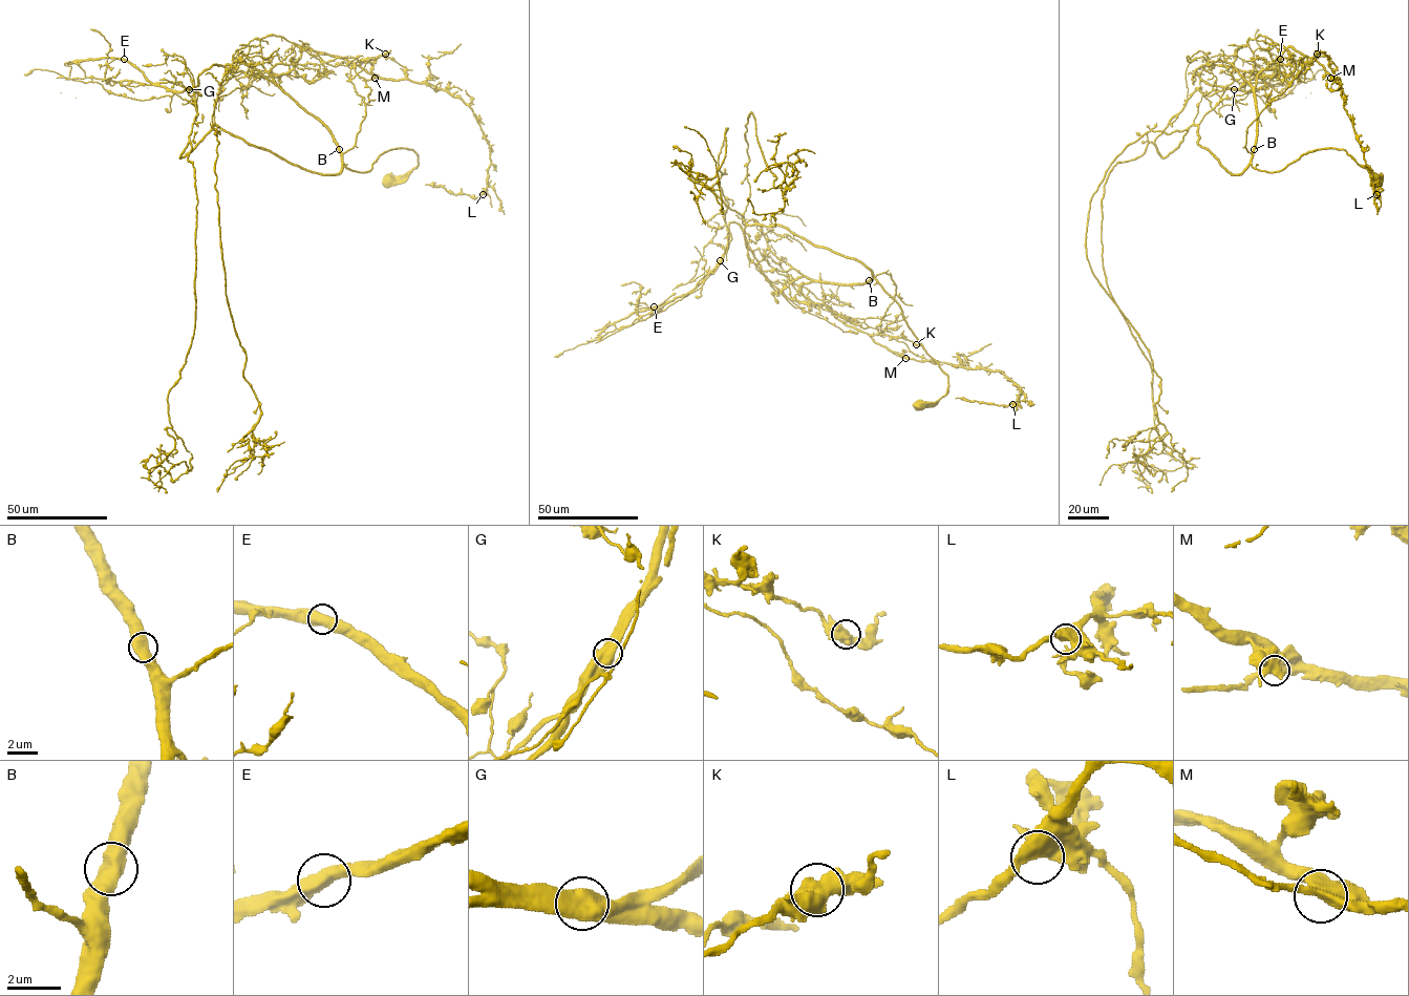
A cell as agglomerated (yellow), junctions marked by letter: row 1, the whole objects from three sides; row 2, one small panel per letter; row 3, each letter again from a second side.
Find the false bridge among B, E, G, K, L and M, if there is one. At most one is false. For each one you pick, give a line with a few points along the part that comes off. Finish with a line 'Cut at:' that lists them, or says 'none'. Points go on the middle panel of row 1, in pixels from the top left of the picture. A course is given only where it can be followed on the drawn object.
G: Course of the part to remove: (720, 261), (737, 223), (789, 298), (826, 304), (909, 358), (1000, 371), (1021, 391), (1006, 406), (956, 398)
Cut at: G

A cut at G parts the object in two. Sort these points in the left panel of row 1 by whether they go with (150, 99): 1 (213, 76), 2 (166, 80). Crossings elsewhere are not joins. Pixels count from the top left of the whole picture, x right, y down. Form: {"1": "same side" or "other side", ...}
{"1": "other side", "2": "other side"}

